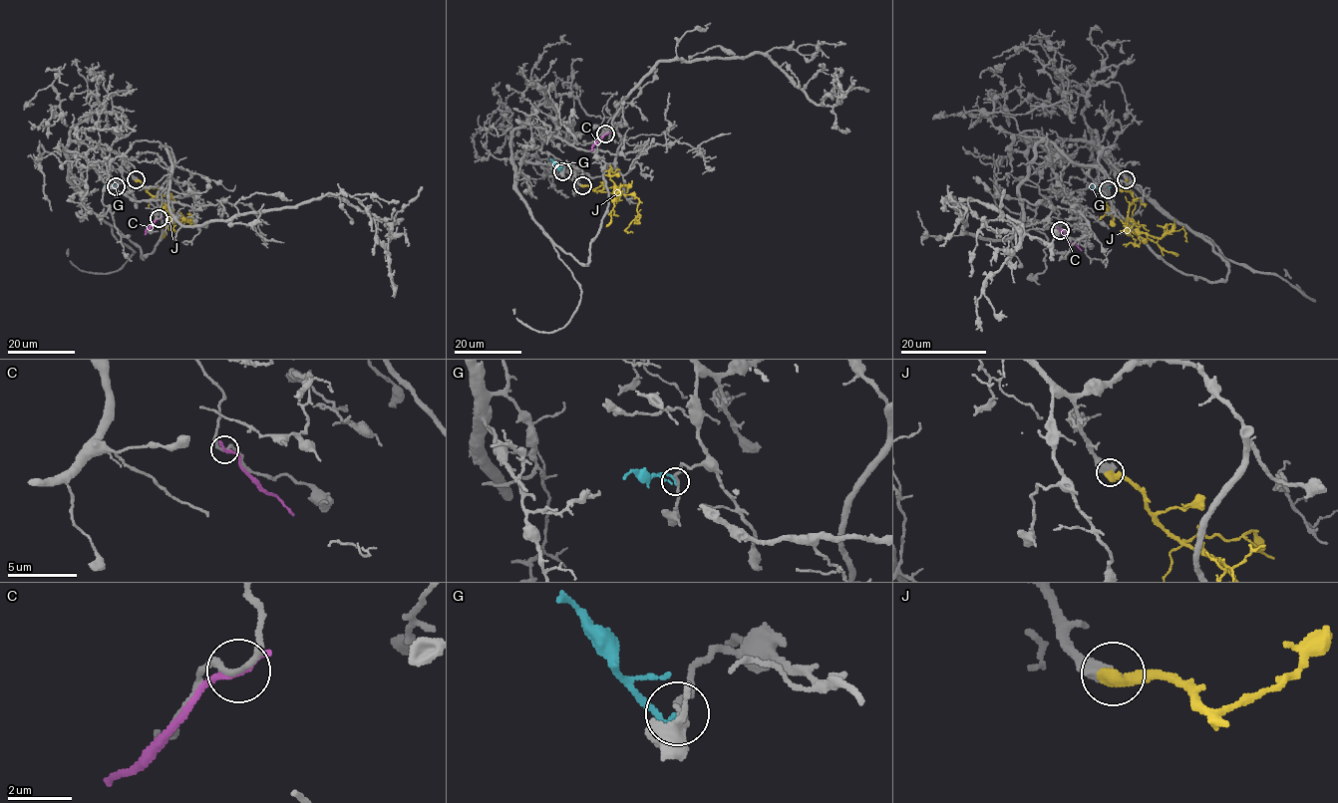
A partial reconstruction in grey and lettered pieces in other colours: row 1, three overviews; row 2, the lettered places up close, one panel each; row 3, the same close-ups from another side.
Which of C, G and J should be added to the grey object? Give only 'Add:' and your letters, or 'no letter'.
Add: J

